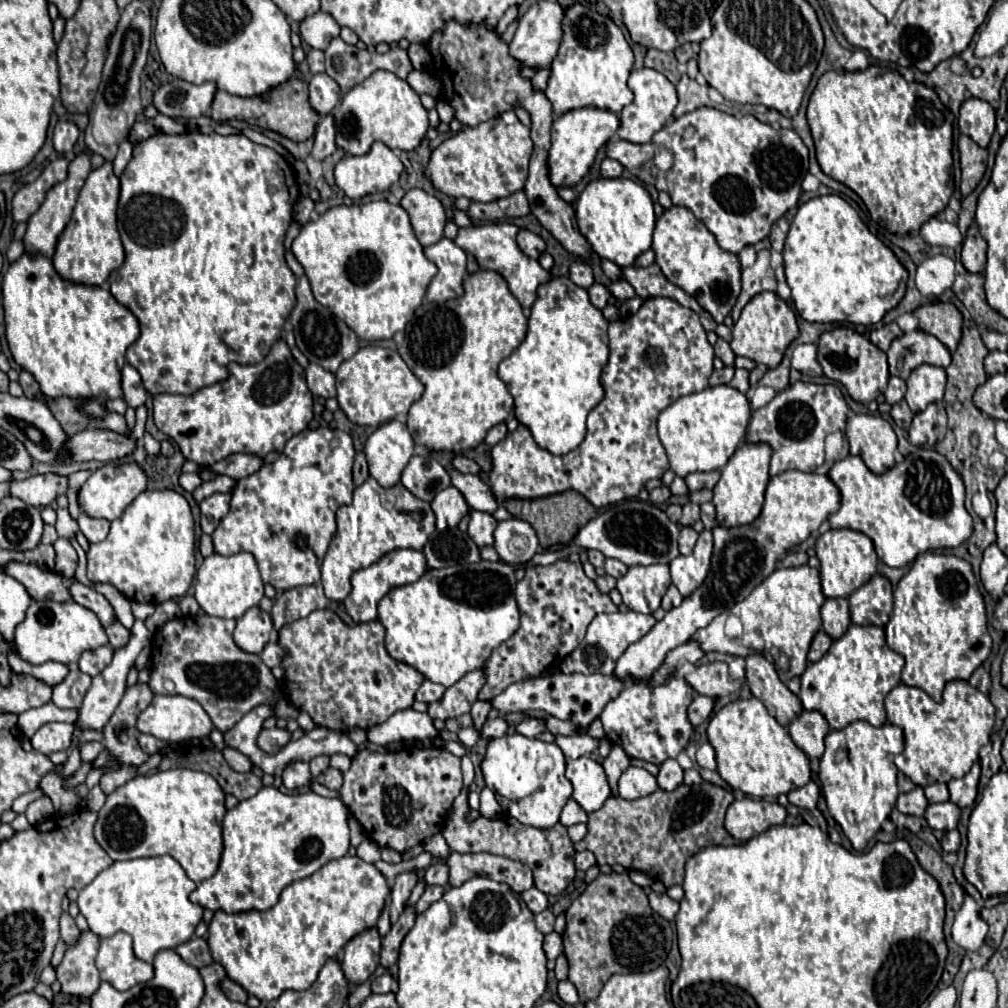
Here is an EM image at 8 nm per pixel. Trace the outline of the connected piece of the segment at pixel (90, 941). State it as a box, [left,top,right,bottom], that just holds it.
[54,930,100,998]

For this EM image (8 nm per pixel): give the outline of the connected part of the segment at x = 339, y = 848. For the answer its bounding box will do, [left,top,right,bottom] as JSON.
[190,788,350,914]

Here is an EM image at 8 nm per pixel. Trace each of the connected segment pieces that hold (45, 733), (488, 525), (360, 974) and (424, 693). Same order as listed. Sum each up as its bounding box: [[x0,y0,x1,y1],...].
[[32,722,74,754],[468,510,498,548],[342,926,382,986],[416,680,446,704]]

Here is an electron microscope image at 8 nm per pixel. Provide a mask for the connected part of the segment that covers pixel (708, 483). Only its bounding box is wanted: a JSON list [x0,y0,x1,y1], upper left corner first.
[684,470,720,490]

